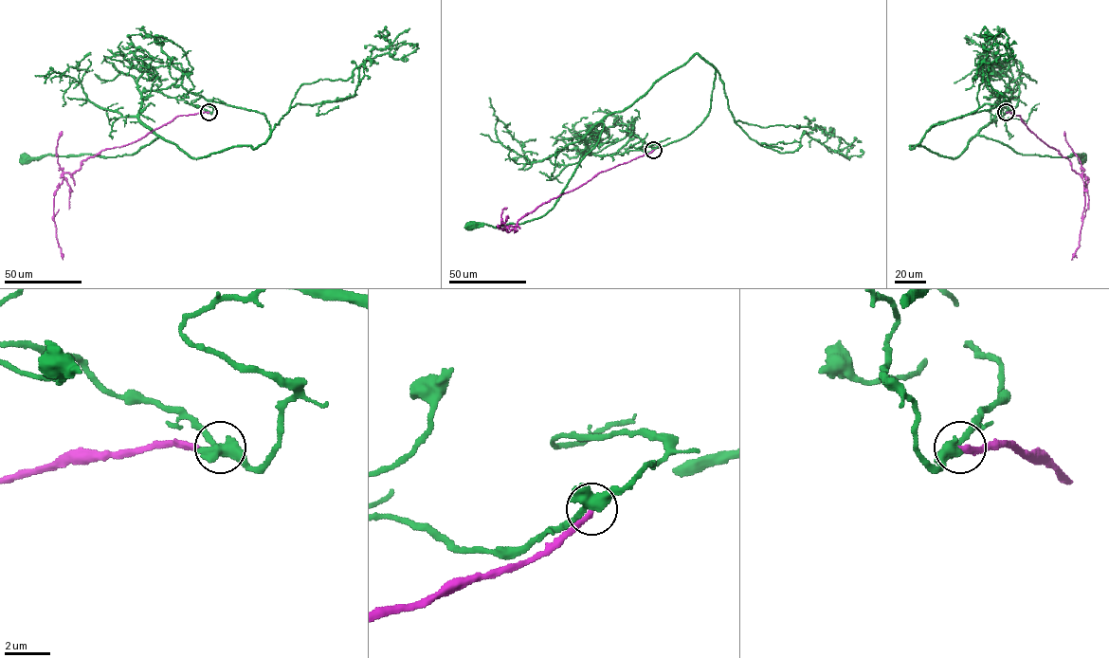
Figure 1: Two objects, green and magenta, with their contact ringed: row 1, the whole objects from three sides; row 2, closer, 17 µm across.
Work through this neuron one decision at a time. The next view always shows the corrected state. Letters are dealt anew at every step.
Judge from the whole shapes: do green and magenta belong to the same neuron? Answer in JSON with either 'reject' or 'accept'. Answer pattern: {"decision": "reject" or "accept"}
{"decision": "reject"}

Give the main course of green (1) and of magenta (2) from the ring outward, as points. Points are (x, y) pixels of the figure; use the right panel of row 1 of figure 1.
1: (1006, 112), (1011, 91), (1001, 98), (994, 118), (978, 134), (1002, 142), (1022, 155), (1082, 155), (1081, 158)
2: (1006, 112), (1019, 116), (1040, 140), (1069, 160), (1073, 170), (1088, 178), (1079, 246), (1071, 260)

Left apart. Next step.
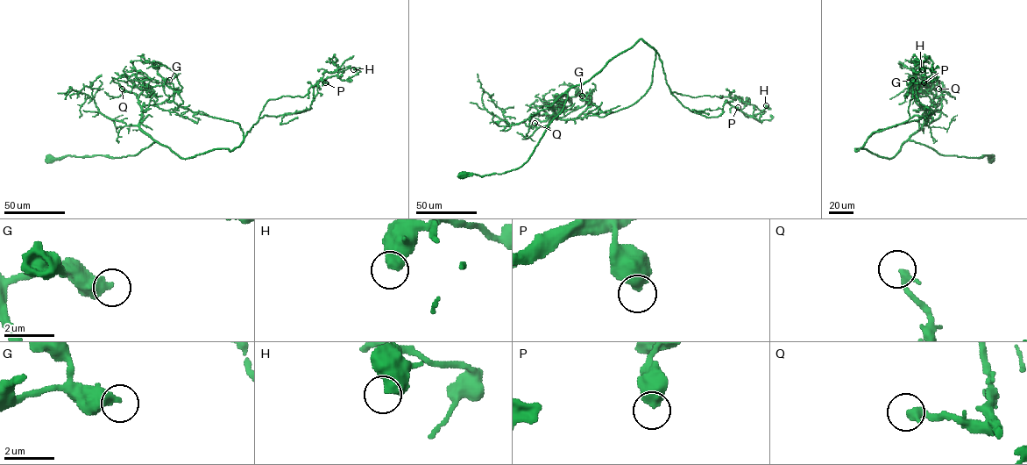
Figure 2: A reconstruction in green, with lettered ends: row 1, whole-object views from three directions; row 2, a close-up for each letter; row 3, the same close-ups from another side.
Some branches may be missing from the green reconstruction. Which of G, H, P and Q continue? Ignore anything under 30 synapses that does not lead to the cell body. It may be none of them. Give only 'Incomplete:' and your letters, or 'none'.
Incomplete: none

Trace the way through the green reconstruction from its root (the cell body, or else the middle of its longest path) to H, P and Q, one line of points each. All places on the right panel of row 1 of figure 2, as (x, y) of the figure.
H: (991, 159), (909, 139), (891, 158), (855, 151), (874, 132), (933, 113), (917, 96), (931, 75), (922, 69)
P: (991, 159), (945, 155), (909, 139), (891, 158), (855, 151), (874, 132), (933, 113), (917, 96), (924, 82)
Q: (991, 159), (992, 155), (945, 155), (909, 139), (921, 127), (932, 100), (943, 92), (938, 89)

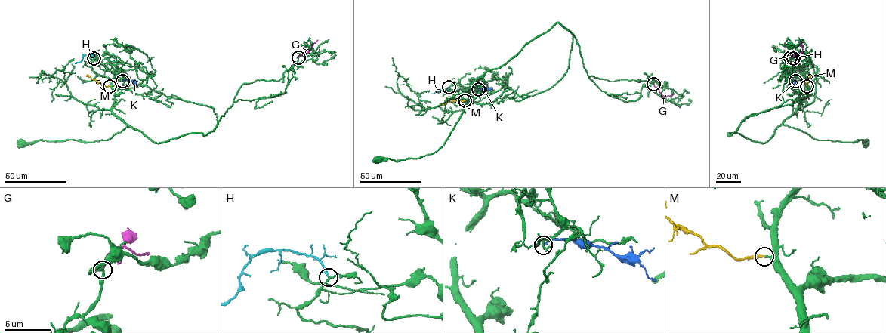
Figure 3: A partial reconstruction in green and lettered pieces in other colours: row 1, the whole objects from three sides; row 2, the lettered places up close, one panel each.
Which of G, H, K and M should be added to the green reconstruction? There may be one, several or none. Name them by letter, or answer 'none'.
M

